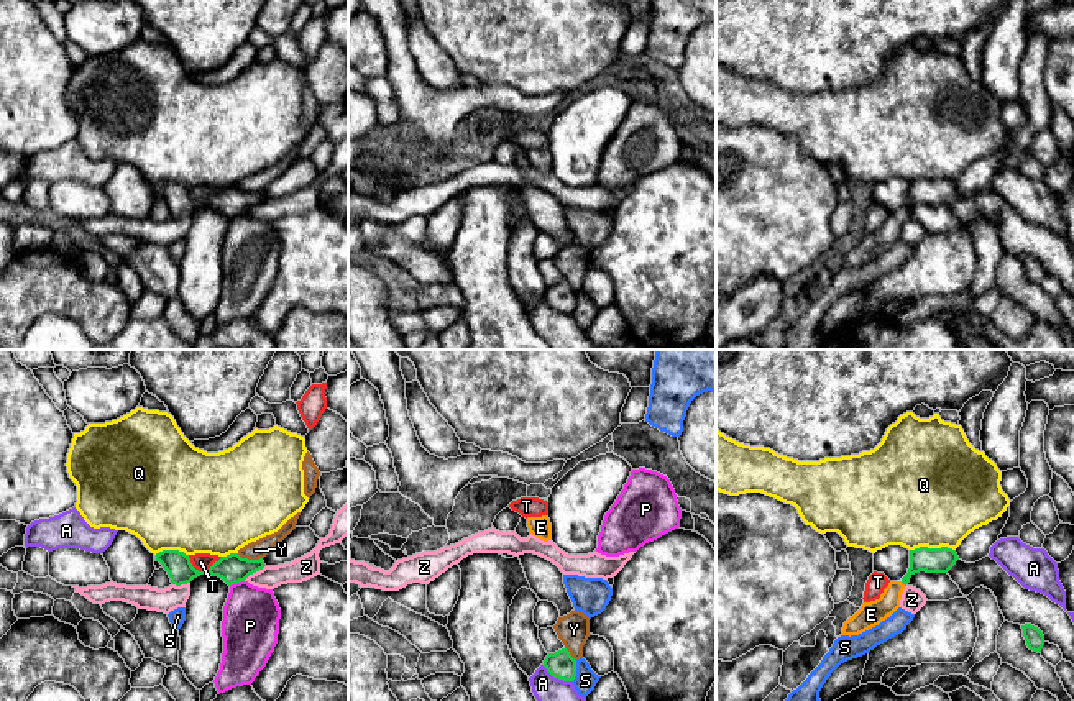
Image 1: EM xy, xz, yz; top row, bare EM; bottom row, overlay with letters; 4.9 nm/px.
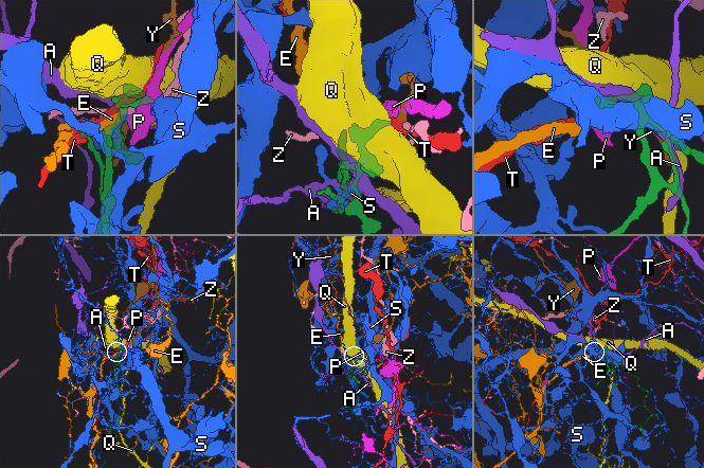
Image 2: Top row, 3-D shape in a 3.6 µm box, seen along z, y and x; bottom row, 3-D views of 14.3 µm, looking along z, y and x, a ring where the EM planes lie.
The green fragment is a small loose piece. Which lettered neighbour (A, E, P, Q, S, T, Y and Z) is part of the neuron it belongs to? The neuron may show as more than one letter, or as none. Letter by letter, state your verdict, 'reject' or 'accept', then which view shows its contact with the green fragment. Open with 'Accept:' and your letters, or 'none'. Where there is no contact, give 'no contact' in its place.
Accept: E
A: reject | xz
E: accept | yz
P: reject | xy
Q: reject | yz
S: reject | xz
T: reject | xy
Y: reject | xy
Z: reject | xy

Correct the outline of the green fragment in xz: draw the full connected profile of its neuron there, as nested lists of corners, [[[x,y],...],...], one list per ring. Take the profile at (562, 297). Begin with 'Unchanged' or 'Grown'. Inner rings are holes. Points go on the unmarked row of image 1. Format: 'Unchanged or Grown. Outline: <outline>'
Unchanged. Outline: [[[567,281],[548,286],[544,292],[547,304],[558,312],[573,314],[576,309],[576,292]]]

